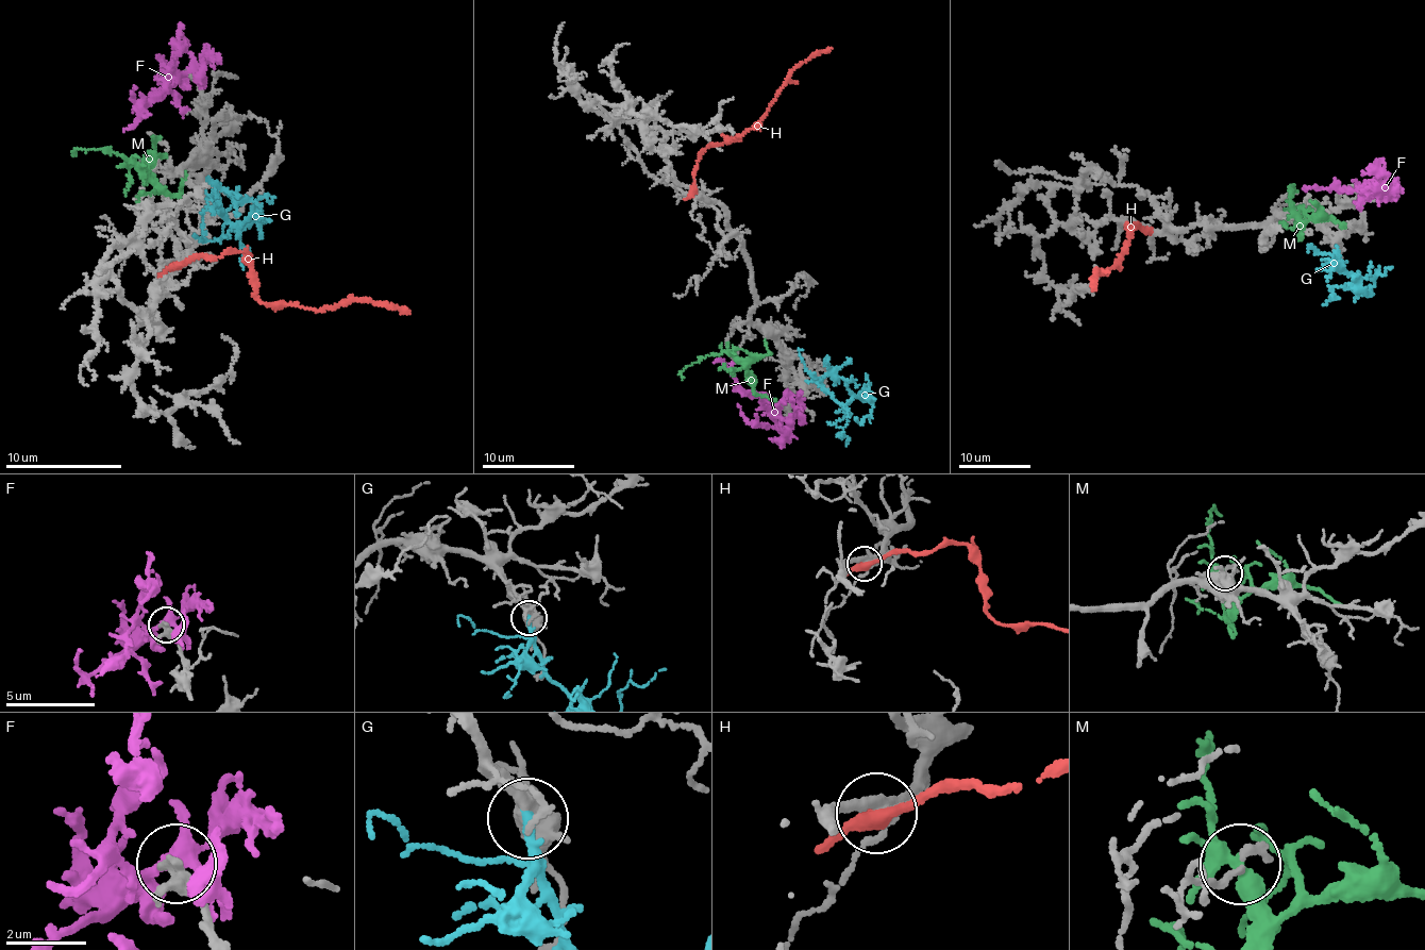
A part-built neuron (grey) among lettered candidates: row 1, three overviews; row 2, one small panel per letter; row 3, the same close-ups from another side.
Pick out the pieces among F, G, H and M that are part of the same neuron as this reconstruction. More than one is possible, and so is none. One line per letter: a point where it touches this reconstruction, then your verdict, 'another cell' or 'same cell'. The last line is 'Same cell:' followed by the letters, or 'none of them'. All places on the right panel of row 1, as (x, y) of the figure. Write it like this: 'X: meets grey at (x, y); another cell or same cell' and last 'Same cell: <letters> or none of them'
F: meets grey at (1384, 192); another cell
G: meets grey at (1336, 246); same cell
H: meets grey at (1147, 230); another cell
M: meets grey at (1296, 213); another cell
Same cell: G

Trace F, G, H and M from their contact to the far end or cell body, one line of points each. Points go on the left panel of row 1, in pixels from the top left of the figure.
F: (191, 71), (166, 76), (164, 89), (151, 95), (136, 120), (123, 131)
G: (208, 180), (217, 210), (227, 223), (222, 234), (211, 240), (201, 238), (202, 209), (217, 192), (212, 180)
H: (177, 265), (225, 254), (245, 255), (251, 282), (262, 302), (323, 311), (361, 301), (386, 301), (409, 314)
M: (144, 168), (151, 174), (146, 157), (165, 156)

